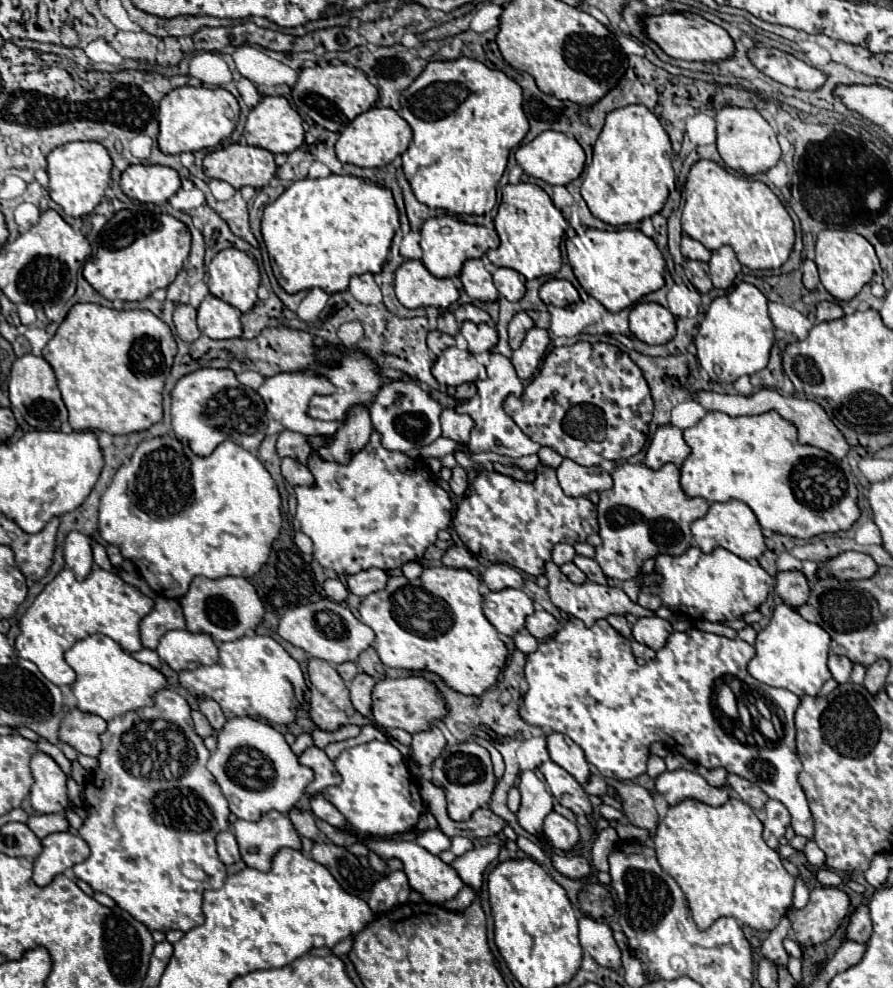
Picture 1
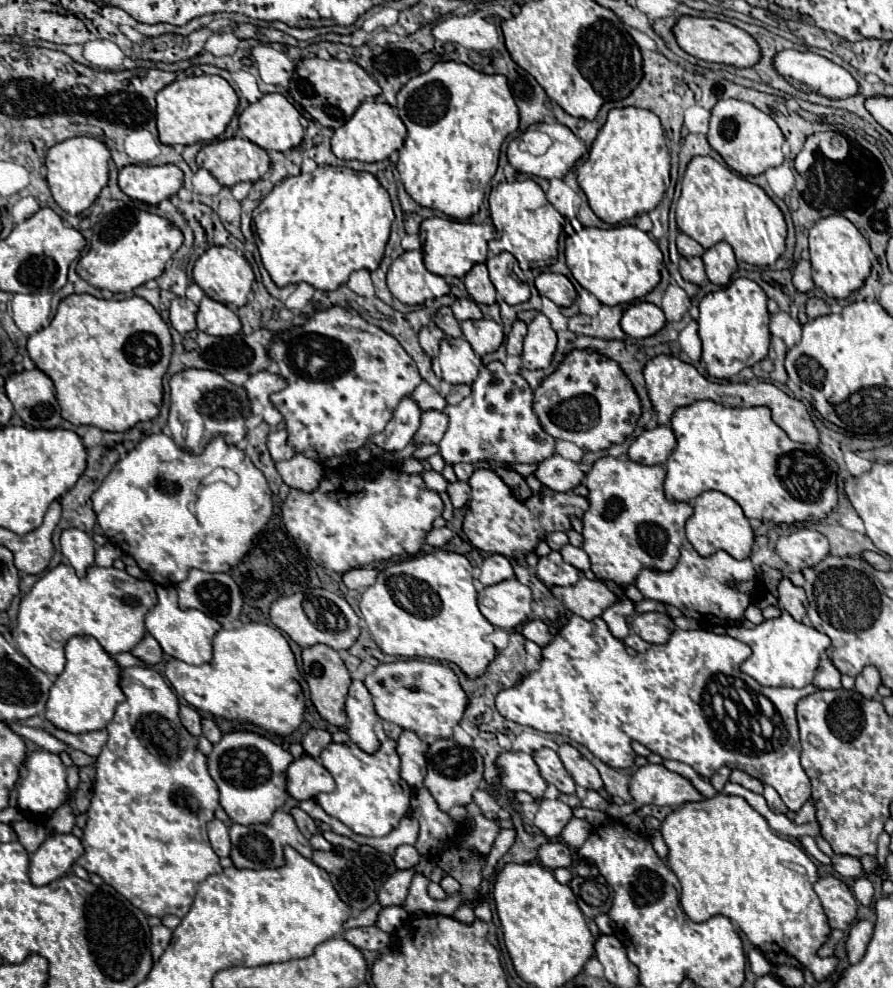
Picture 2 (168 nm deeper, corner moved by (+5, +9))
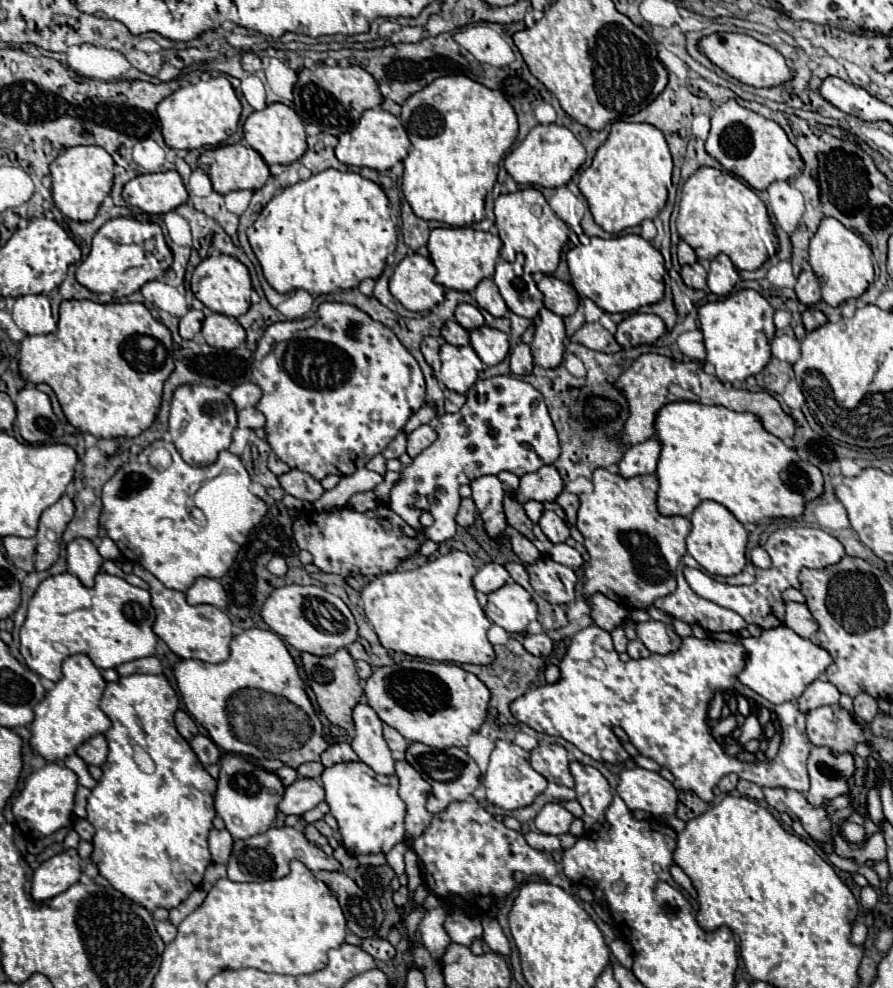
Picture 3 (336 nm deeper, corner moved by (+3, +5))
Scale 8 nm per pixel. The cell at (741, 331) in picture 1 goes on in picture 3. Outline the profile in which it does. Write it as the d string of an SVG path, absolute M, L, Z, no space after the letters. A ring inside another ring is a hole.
M756 290L734 292L718 302L708 302L698 310L706 360L716 368L720 382L744 382L748 376L756 376L770 362L770 342L776 334L772 316L774 308Z

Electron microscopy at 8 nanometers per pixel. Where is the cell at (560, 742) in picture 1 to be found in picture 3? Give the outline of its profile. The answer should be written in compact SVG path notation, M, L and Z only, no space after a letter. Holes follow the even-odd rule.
M572 762L570 772L576 780L576 800L584 808L584 830L600 830L600 826L604 824L604 810L612 802L612 790L608 780L596 768L584 766L580 762Z

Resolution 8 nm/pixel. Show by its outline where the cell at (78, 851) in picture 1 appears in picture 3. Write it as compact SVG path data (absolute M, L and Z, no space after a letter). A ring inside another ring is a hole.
M64 850L62 854L46 860L34 870L32 898L36 902L46 902L80 880L82 860L76 850Z

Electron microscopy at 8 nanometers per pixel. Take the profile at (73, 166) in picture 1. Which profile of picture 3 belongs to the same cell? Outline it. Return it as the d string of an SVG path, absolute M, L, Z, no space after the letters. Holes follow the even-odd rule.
M74 146L68 148L50 164L50 174L52 174L52 196L56 208L72 220L88 222L94 220L102 200L112 190L114 160L102 146Z

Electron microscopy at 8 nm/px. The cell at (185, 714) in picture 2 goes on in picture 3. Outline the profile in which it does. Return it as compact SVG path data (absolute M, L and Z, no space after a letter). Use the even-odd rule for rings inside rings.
M178 710L174 718L176 718L176 728L178 728L178 732L182 734L184 740L190 742L190 740L198 734L198 726L196 726L196 722L194 722L186 712L182 712L182 710Z

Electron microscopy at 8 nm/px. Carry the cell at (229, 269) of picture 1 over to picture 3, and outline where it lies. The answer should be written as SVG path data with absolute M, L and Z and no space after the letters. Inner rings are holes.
M220 254L216 258L206 258L204 262L200 262L200 266L196 266L192 274L192 292L208 310L238 318L250 308L250 292L252 292L250 272L240 260L226 254Z

